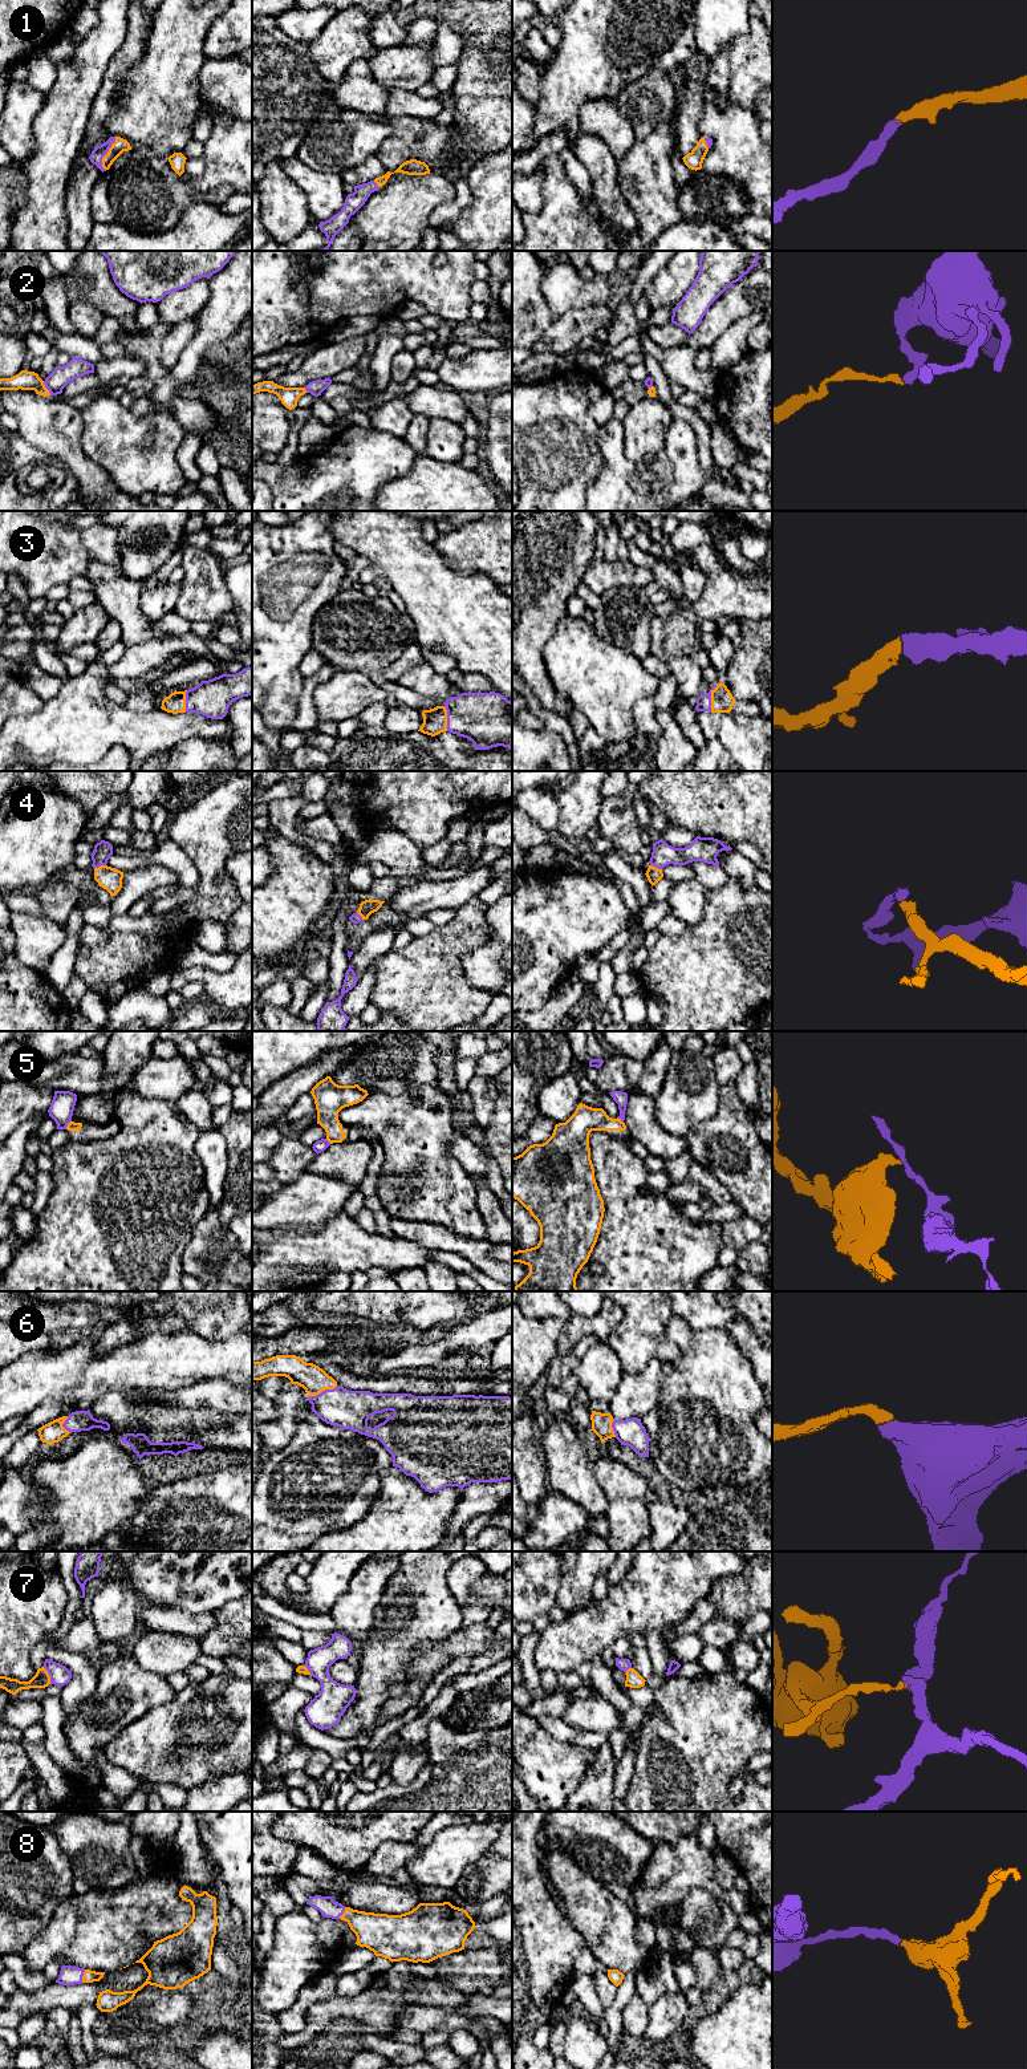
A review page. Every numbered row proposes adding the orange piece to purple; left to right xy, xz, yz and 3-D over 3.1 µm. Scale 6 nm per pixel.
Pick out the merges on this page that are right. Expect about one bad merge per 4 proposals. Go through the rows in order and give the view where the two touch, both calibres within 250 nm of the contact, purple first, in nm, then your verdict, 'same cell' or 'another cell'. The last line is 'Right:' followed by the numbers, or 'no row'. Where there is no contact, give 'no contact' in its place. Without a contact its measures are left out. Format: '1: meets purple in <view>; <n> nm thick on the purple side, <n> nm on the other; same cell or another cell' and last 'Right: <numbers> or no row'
1: meets purple in xy; 80 nm thick on the purple side, 90 nm on the other; same cell
2: meets purple in xy; 120 nm thick on the purple side, 110 nm on the other; another cell
3: meets purple in yz; 100 nm thick on the purple side, 140 nm on the other; same cell
4: meets purple in xy; 110 nm thick on the purple side, 140 nm on the other; same cell
5: meets purple in xy; 150 nm thick on the purple side, 60 nm on the other; another cell
6: meets purple in xz; 240 nm thick on the purple side, 160 nm on the other; same cell
7: meets purple in xy; 120 nm thick on the purple side, 100 nm on the other; another cell
8: meets purple in xy; 120 nm thick on the purple side, 80 nm on the other; same cell
Right: 1, 3, 4, 6, 8

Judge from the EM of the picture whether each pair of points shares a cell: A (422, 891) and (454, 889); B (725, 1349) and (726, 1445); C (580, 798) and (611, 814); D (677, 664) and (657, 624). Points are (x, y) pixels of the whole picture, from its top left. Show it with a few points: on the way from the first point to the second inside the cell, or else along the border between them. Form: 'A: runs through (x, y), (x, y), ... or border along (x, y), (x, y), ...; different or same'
A: runs through (430, 891), (446, 891); same
B: runs through (725, 1372), (725, 1422); same
C: border along (604, 798), (596, 823); different
D: runs through (677, 654), (677, 644), (666, 633); same

